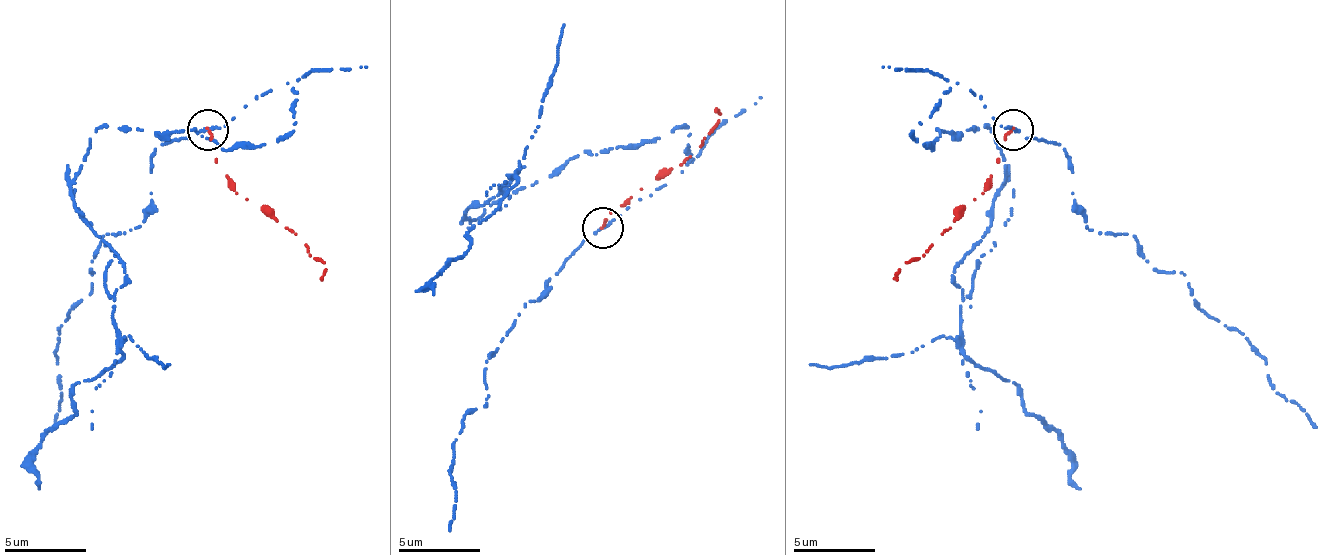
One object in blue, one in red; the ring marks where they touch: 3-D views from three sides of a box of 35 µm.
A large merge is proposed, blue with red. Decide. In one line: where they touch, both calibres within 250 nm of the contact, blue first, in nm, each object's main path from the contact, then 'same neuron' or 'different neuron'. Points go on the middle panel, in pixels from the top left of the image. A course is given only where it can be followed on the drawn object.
(602, 228) | 180/180 nm | blue via (603, 227), (681, 174), (689, 129), (579, 153), (465, 214), (518, 170), (505, 174), (518, 182), (432, 296) | red via (603, 227), (624, 206), (701, 145), (721, 112), (713, 108) | different neuron

